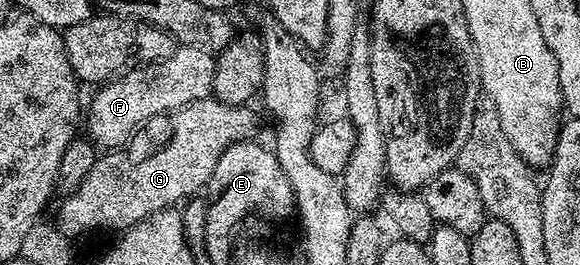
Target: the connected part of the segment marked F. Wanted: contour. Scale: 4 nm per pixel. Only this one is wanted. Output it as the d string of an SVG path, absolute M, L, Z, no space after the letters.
M179 46L171 58L132 68L122 76L102 83L96 89L99 91L96 92L95 99L91 102L91 111L88 114L86 111L85 114L85 130L87 126L88 132L86 131L86 133L89 135L90 141L100 147L107 146L103 148L118 148L124 145L127 139L155 114L179 110L181 107L193 104L202 98L212 97L214 71L215 58L210 52L192 46Z

